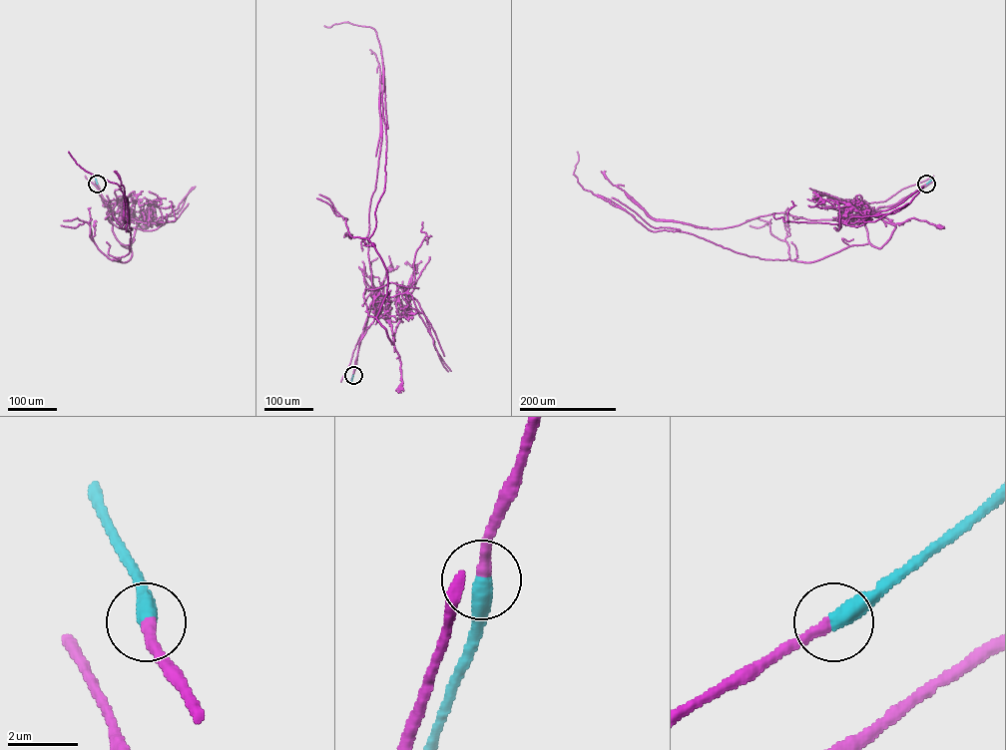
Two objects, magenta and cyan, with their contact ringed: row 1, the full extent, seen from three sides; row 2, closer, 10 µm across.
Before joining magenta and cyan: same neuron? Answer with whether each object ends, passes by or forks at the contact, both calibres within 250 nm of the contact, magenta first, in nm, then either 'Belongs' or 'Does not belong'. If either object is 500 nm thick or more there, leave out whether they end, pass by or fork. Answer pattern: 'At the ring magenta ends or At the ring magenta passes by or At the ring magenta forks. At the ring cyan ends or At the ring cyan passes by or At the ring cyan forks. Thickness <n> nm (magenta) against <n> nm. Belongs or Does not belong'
Thickness 320 nm (magenta) against 500 nm. Belongs

